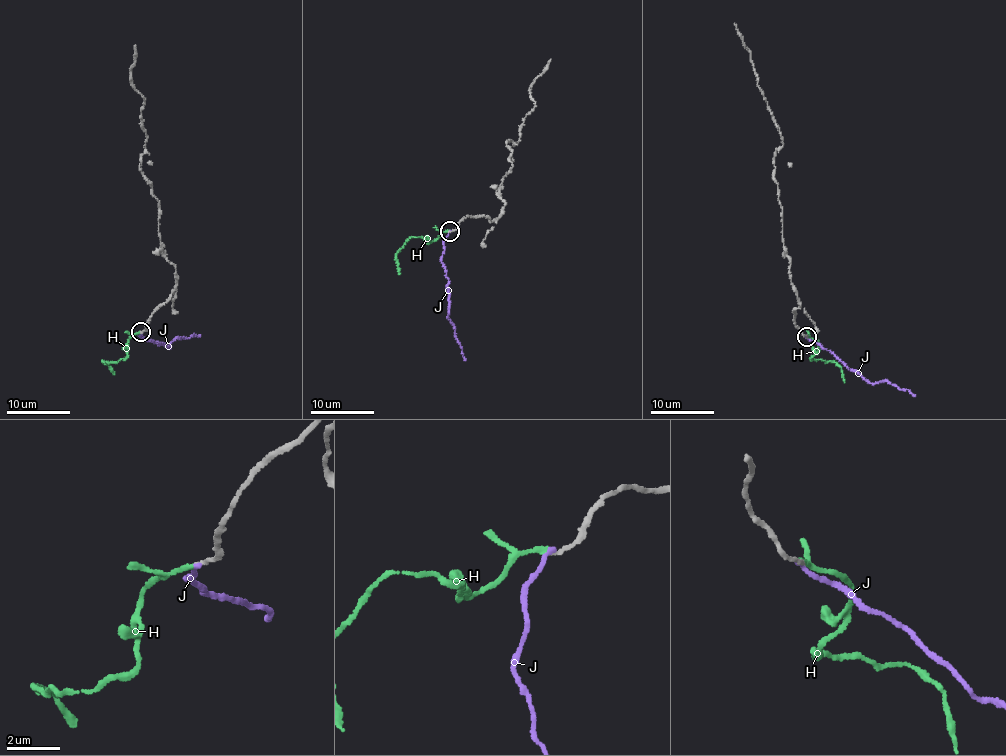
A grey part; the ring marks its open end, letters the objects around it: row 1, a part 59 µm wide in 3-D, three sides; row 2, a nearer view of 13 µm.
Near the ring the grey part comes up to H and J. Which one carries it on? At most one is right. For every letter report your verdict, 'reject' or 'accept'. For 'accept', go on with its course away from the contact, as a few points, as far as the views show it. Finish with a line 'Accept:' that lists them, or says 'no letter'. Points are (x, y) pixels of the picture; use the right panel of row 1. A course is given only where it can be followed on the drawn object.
H: accept | via (807, 337), (819, 344), (810, 358), (837, 363), (844, 383)
J: reject
Accept: H

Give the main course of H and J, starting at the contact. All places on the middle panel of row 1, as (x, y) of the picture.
H: (448, 232), (432, 241), (412, 236), (396, 254), (399, 274)
J: (450, 231), (444, 239), (442, 259), (448, 280), (448, 319), (465, 360)

